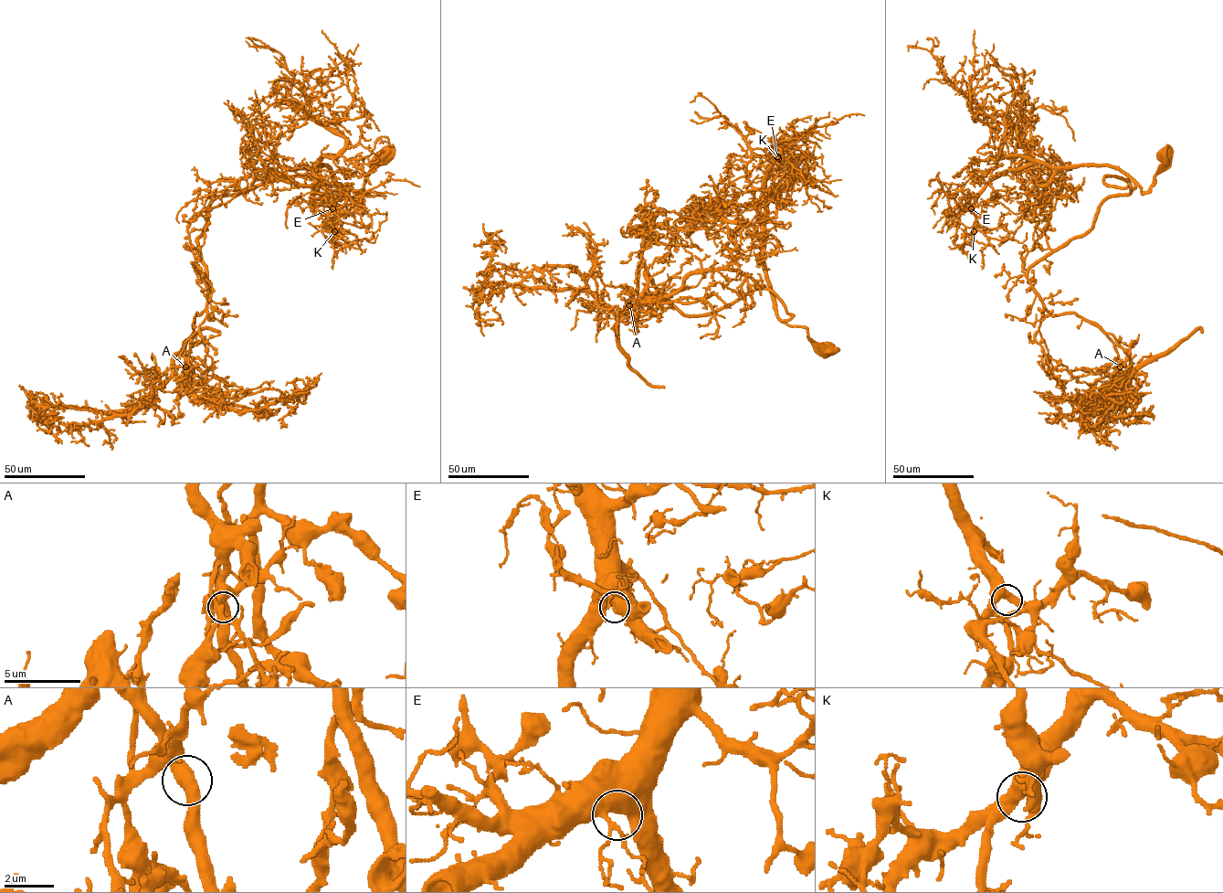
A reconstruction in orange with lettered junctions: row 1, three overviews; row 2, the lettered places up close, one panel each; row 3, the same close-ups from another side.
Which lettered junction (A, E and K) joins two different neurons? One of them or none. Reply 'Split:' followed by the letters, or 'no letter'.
Split: A

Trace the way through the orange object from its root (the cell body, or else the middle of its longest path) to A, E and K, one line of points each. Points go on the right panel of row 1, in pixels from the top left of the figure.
A: (1163, 156), (1143, 193), (1106, 176), (1130, 192), (1027, 271), (1042, 305), (1091, 321), (1120, 366)
E: (1163, 156), (1153, 186), (1143, 193), (1133, 179), (1107, 165), (1030, 164), (1002, 172), (971, 208)
K: (1163, 156), (1153, 186), (1143, 193), (1133, 179), (1107, 165), (1030, 164), (1007, 169), (977, 197), (974, 231)

